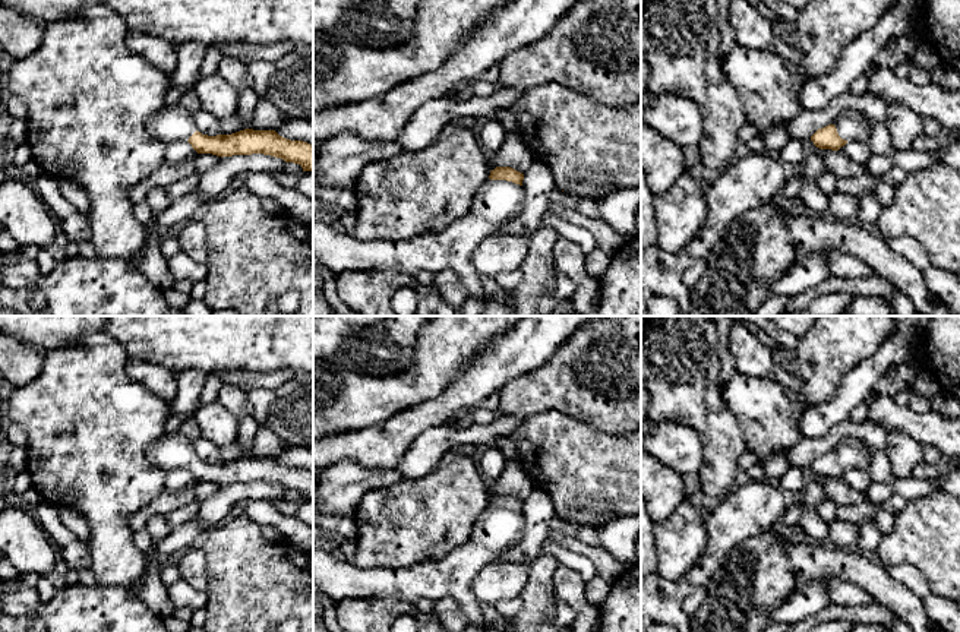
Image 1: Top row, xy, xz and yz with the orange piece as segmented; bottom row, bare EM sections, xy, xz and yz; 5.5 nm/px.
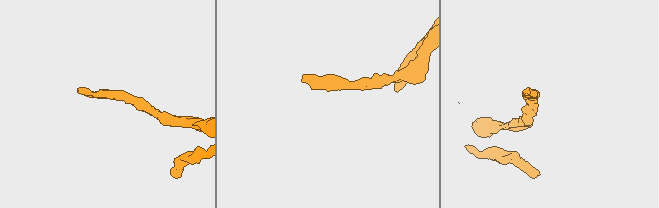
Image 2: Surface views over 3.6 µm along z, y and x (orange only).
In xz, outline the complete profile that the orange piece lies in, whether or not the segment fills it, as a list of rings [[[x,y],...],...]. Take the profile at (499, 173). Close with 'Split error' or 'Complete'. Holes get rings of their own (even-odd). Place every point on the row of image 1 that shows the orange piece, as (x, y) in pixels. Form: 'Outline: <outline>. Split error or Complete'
Outline: [[[496,167],[474,196],[465,217],[439,233],[411,240],[360,241],[331,224],[313,221],[313,257],[337,276],[347,269],[392,269],[410,275],[454,269],[467,294],[486,297],[471,256],[487,236],[521,214],[522,180],[522,173]]]. Split error

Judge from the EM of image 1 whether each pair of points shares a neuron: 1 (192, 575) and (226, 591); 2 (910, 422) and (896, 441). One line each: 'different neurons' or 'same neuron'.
1: different neurons
2: different neurons

